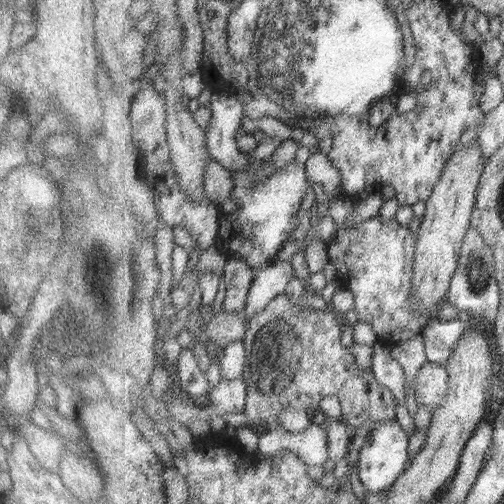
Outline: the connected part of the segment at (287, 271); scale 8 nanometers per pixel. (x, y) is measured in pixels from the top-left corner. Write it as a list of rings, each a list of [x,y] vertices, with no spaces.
[[[289,259],[275,260],[268,267],[261,267],[254,271],[253,284],[244,308],[247,328],[256,314],[259,314],[276,296],[285,292],[289,280],[295,276]]]

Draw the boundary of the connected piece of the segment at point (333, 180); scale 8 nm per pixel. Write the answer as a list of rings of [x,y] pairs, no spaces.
[[[315,151],[306,162],[306,171],[308,179],[319,183],[327,194],[336,197],[343,195],[341,171],[321,151]]]

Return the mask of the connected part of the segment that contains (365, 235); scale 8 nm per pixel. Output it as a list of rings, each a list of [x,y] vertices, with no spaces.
[[[380,213],[352,227],[341,226],[335,234],[326,239],[327,256],[337,267],[336,280],[353,291],[356,300],[354,310],[357,318],[372,324],[379,344],[391,346],[391,344],[421,335],[425,326],[439,314],[434,310],[434,316],[426,316],[426,314],[416,312],[412,305],[412,282],[415,281],[414,262],[417,241],[417,232],[411,232],[407,226],[401,226],[395,220],[385,220]]]

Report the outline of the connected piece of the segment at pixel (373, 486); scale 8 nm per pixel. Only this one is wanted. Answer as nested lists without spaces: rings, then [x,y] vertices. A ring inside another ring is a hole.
[[[399,422],[379,423],[368,435],[358,458],[358,476],[369,493],[388,491],[404,473],[409,462],[409,435]]]

